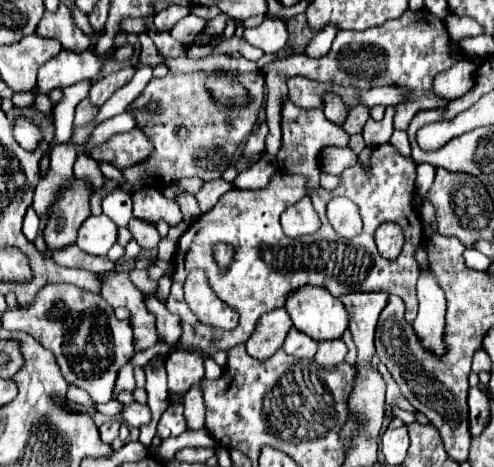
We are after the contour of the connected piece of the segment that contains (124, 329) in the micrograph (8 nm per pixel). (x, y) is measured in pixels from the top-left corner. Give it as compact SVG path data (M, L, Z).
M57 283L47 285L43 291L39 291L39 297L29 305L27 309L9 309L1 317L3 329L7 331L23 331L31 337L35 337L45 349L53 351L55 361L63 373L63 377L81 389L85 389L95 403L107 403L113 397L117 373L123 365L129 363L129 359L135 355L135 335L131 333L129 321L119 321L115 317L115 309L107 305L101 295L91 293L87 289L79 289L77 285Z

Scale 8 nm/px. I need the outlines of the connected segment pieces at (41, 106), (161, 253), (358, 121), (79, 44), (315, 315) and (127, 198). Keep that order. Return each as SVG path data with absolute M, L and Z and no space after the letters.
M37 87L34 89L35 93L37 93L37 99L35 100L35 107L38 111L49 115L52 112L53 104L49 99L48 95L45 93L41 93Z
M168 238L161 239L158 244L157 258L163 261L170 261L177 252L177 243Z
M353 107L349 109L349 117L347 121L343 123L343 129L349 133L349 135L355 135L355 133L361 133L365 121L369 119L369 109L367 107Z
M63 3L59 5L59 9L57 9L55 13L45 11L43 19L41 19L39 25L37 25L35 35L37 35L37 37L59 39L63 49L67 49L67 51L75 51L75 53L85 51L87 45L85 45L83 39L89 39L87 33L83 33L79 27L73 25L73 21L71 21L71 13L69 13L69 9L67 9Z
M303 285L285 301L293 325L315 341L337 339L347 329L347 311L343 303L323 287Z
M113 191L103 199L103 213L111 217L119 227L127 227L131 213L131 195L123 191Z

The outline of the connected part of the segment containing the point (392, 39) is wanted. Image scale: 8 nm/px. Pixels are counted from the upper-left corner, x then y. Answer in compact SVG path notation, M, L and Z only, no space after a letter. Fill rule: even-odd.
M427 9L421 11L405 11L401 17L391 19L383 25L365 29L365 31L339 31L331 51L325 57L319 59L309 59L305 55L299 57L285 57L275 63L269 63L261 69L267 85L267 127L269 133L265 137L265 151L275 155L281 145L281 127L279 127L279 109L277 105L287 99L287 87L285 85L275 85L275 73L283 77L291 75L303 75L315 81L333 81L343 87L359 87L359 89L369 89L375 85L399 85L413 89L411 99L405 103L399 103L395 107L395 129L405 131L409 121L415 117L417 111L421 109L441 109L447 105L447 99L439 99L431 93L431 83L433 77L445 69L449 69L453 63L459 59L469 59L469 55L461 53L457 55L451 49L451 41L447 35L445 23L429 13Z

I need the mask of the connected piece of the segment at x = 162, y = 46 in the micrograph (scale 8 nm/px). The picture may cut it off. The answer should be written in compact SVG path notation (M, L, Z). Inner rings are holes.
M153 16L144 18L148 35L153 39L153 43L157 45L157 49L161 51L161 55L165 57L185 57L187 55L187 45L175 41L169 32L158 32L153 24Z

